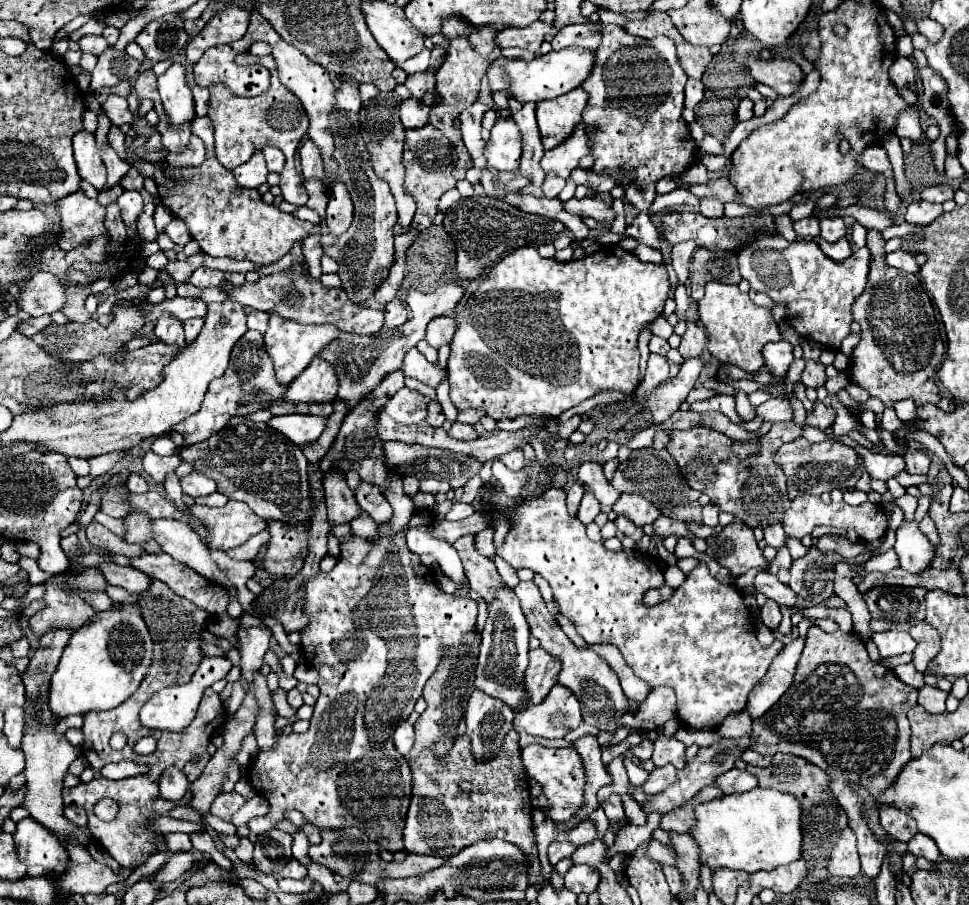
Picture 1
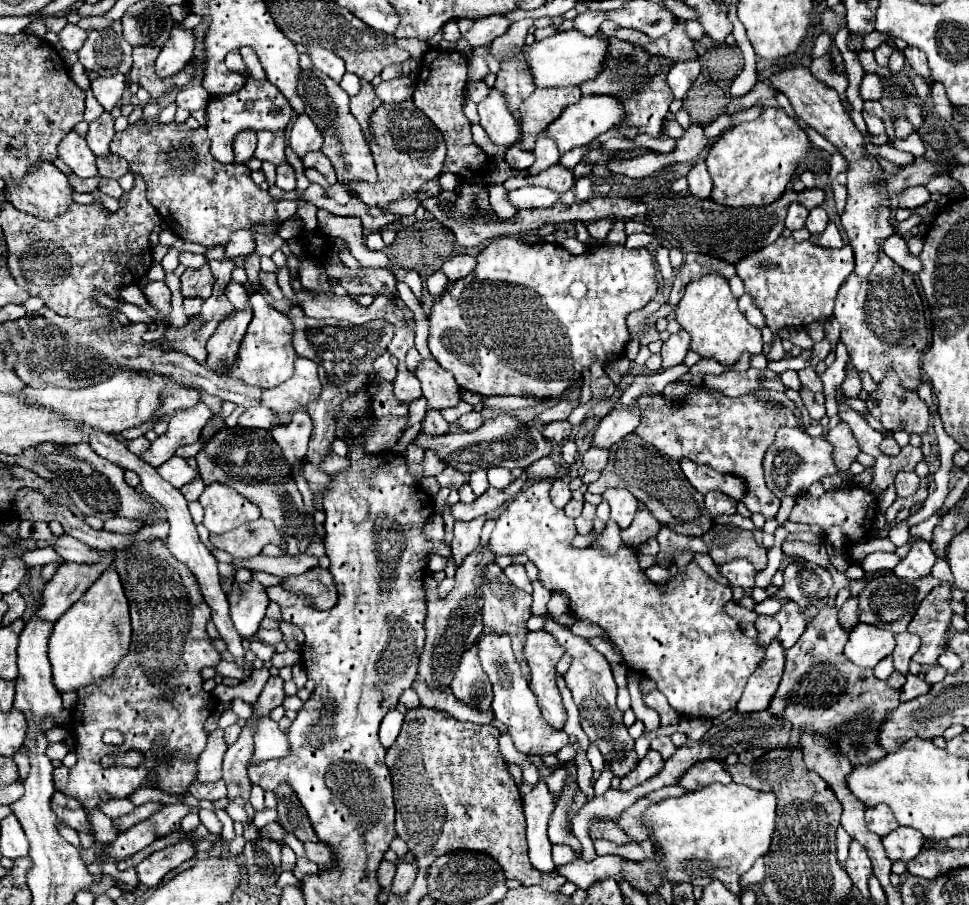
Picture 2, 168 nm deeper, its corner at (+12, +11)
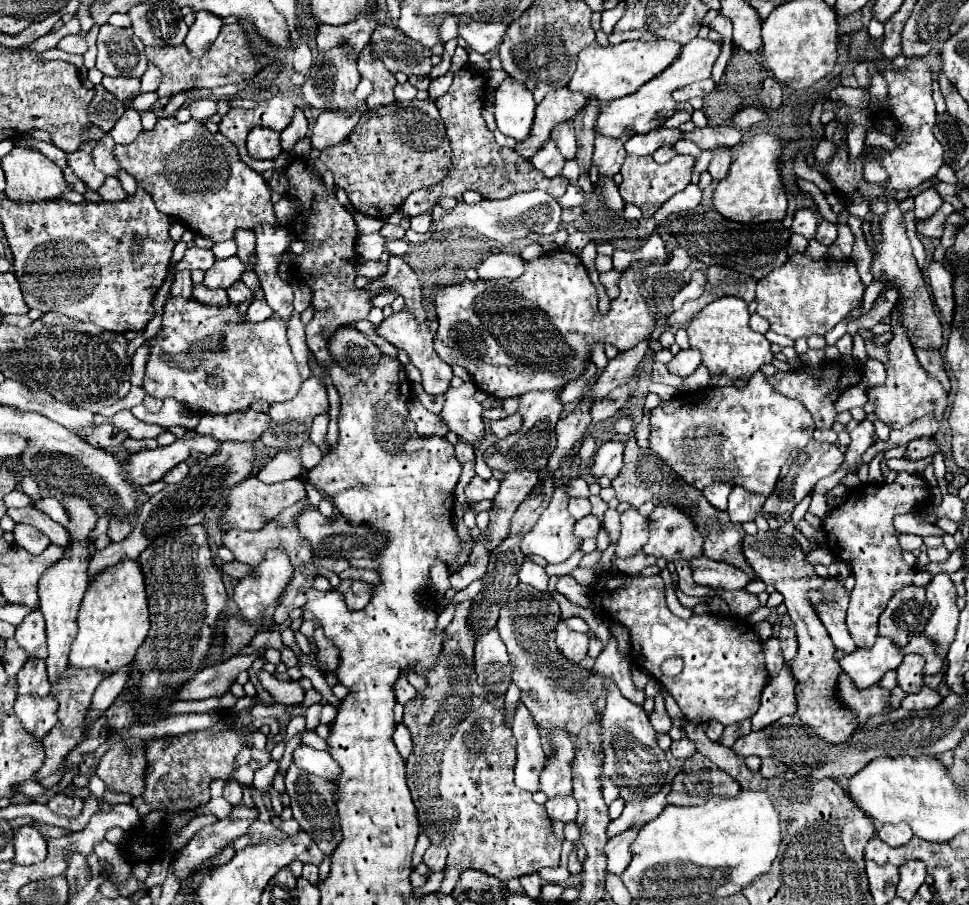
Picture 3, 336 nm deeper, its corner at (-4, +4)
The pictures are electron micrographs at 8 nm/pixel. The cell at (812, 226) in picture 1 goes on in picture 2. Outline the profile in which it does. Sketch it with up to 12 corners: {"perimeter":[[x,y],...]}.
{"perimeter":[[792,204],[786,216],[786,228],[804,228],[808,210]]}

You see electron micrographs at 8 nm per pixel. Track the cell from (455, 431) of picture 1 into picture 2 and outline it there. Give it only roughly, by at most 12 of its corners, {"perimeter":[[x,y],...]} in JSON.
{"perimeter":[[478,412],[464,414],[456,420],[460,430],[476,430],[482,426]]}

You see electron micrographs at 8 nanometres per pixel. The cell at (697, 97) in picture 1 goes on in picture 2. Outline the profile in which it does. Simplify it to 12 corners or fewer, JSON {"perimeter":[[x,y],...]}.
{"perimeter":[[698,60],[670,66],[668,82],[674,98],[682,98],[698,78]]}

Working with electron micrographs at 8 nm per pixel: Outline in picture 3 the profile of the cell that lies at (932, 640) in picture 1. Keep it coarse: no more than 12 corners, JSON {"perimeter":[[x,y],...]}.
{"perimeter":[[906,655],[896,669],[898,687],[920,691],[924,659]]}

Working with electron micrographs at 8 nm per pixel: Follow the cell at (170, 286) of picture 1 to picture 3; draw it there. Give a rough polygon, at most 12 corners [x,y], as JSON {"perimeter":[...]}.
{"perimeter":[[190,271],[174,273],[172,295],[190,297]]}

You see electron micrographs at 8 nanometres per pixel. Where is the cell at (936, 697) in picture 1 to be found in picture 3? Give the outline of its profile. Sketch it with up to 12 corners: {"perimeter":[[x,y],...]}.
{"perimeter":[[922,687],[908,695],[902,707],[908,711],[932,709],[942,697],[936,689]]}

